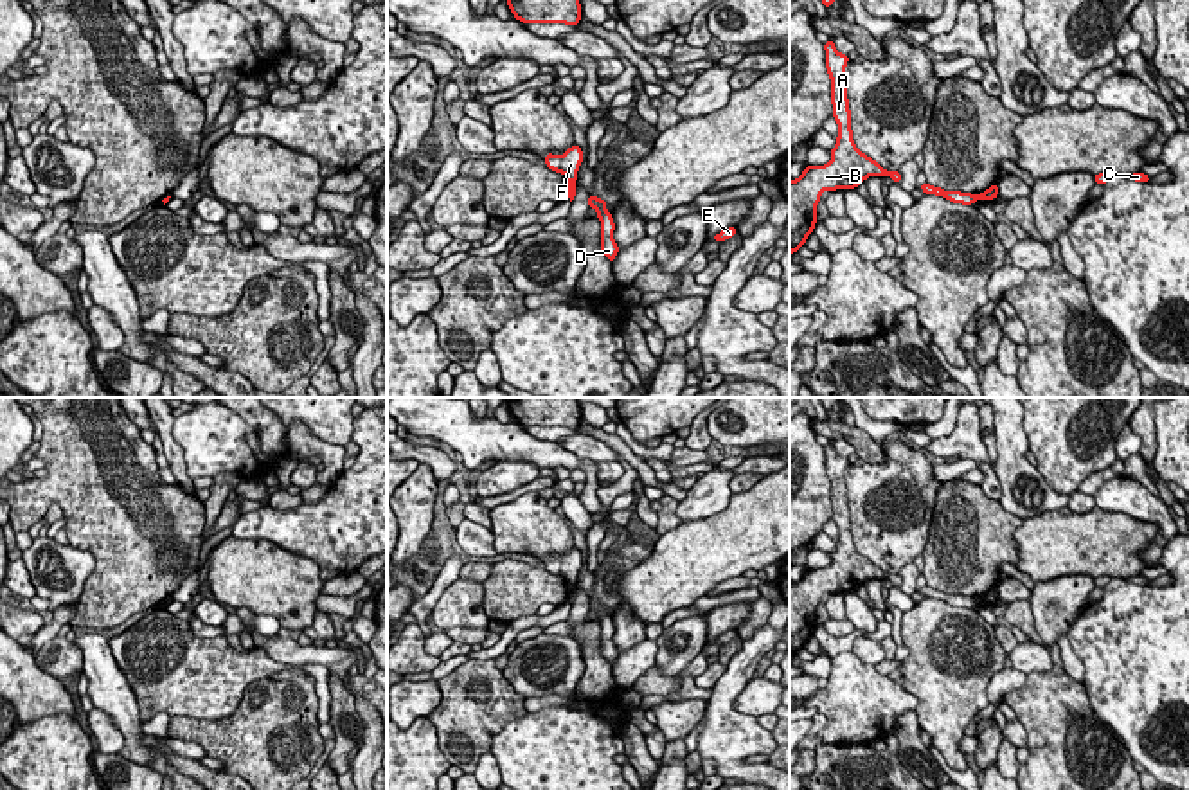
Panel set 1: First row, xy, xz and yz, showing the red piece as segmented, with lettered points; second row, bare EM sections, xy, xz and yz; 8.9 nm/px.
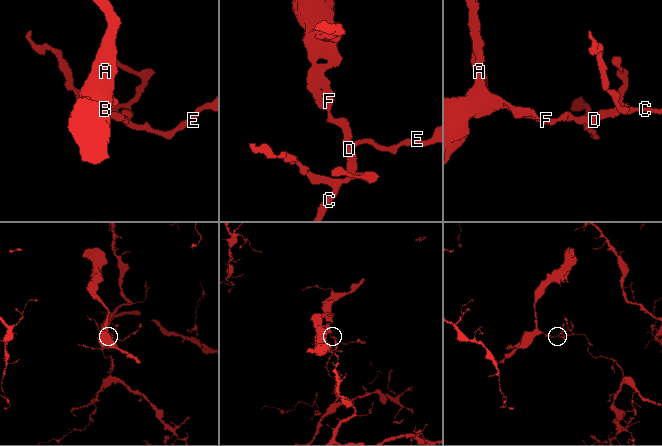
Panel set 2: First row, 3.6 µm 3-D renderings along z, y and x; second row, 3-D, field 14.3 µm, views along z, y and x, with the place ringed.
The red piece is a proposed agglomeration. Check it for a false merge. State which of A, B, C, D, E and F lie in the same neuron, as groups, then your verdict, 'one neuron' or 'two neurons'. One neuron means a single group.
A B F / C D E; two neurons

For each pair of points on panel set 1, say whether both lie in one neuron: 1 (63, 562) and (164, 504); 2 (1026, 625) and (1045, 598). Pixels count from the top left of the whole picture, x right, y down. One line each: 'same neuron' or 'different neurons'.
1: different neurons
2: different neurons

